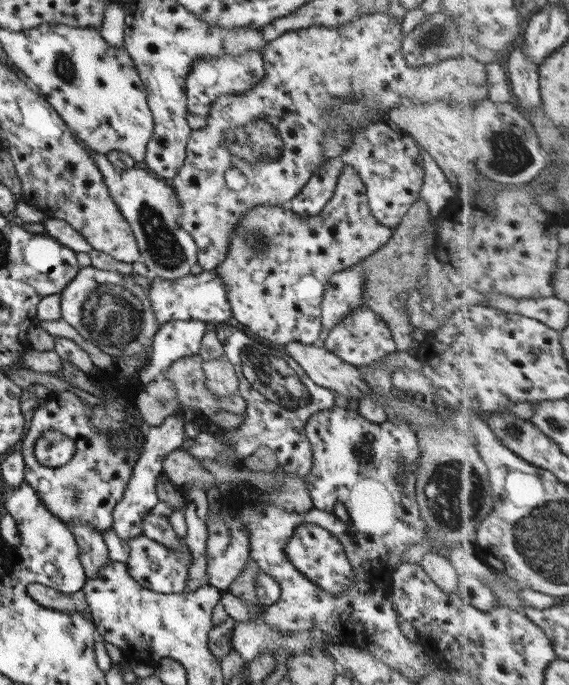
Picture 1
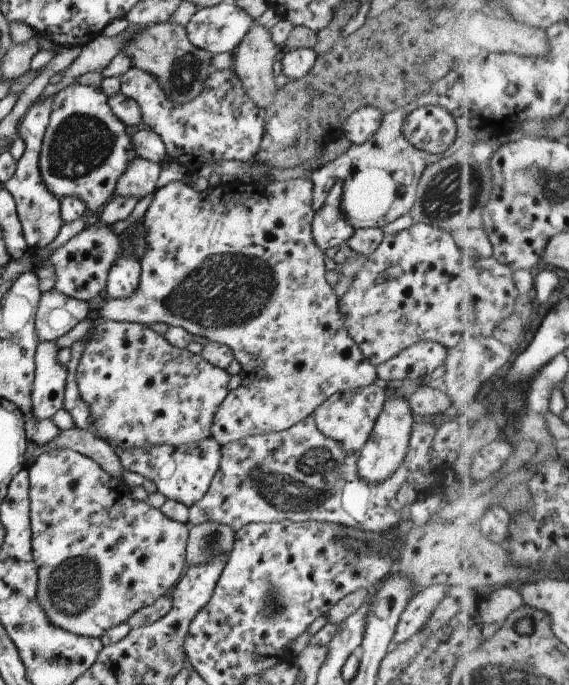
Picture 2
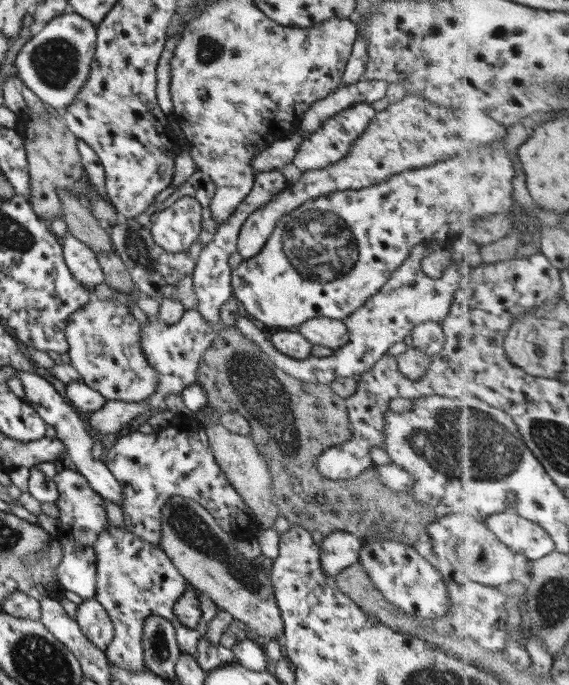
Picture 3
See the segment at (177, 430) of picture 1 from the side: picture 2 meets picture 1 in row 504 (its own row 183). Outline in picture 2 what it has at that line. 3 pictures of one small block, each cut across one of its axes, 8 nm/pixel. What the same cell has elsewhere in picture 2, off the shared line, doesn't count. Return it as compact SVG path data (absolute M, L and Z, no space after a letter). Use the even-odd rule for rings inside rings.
M135 157L126 164L119 178L115 181L113 194L122 197L136 196L141 198L153 193L155 183L162 168L159 163Z

